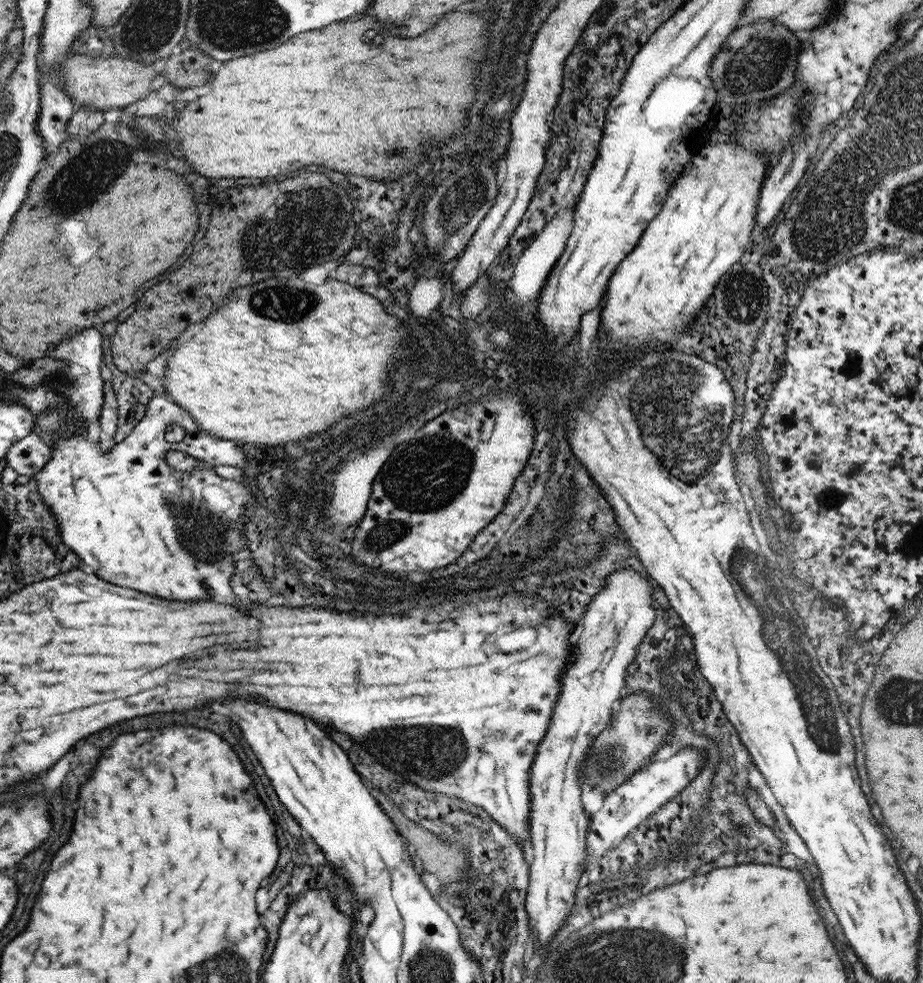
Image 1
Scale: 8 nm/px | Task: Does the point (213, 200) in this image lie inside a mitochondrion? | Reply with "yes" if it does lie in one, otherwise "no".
no

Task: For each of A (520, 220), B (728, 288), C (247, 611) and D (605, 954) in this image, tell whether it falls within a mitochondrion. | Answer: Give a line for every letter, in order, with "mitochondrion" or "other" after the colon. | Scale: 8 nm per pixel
A: other
B: other
C: other
D: mitochondrion

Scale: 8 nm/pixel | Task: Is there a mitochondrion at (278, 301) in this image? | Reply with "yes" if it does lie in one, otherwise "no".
yes

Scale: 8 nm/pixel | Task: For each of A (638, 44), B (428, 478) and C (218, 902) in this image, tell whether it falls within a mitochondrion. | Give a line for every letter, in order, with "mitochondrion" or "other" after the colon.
A: other
B: mitochondrion
C: other

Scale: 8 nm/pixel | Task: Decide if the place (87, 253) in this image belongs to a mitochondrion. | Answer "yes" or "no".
no

